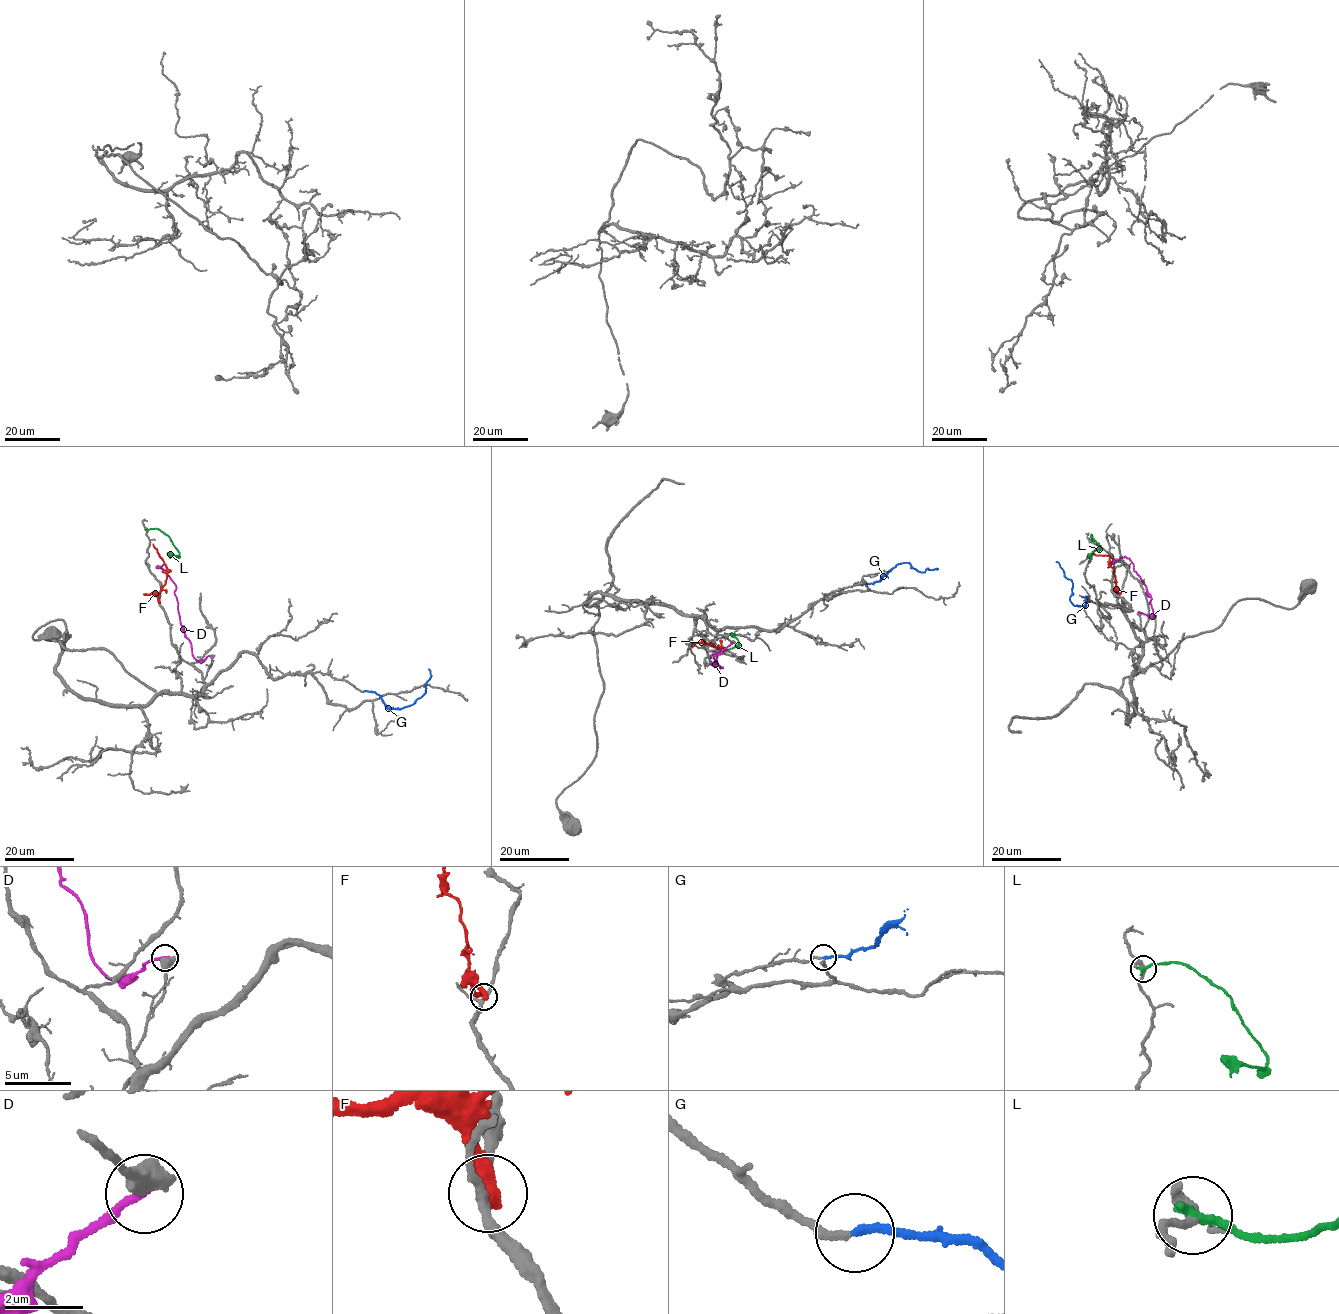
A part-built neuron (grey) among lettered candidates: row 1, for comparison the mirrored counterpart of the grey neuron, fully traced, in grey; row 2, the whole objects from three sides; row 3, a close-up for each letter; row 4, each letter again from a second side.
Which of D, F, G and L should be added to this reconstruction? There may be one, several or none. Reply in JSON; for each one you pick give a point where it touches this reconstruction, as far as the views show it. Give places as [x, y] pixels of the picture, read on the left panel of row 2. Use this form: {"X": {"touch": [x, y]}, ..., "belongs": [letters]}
{"G": {"touch": [364, 691]}, "belongs": ["G"]}

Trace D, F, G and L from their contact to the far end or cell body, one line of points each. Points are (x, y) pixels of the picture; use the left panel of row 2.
D: (211, 655), (201, 661), (192, 653), (191, 644), (181, 625), (175, 584), (160, 566), (156, 567)
F: (159, 601), (158, 595), (167, 573), (166, 564), (153, 544)
G: (364, 691), (375, 692), (389, 707), (406, 707), (424, 694), (431, 676), (428, 668)
L: (147, 530), (160, 529), (179, 553), (167, 553)

